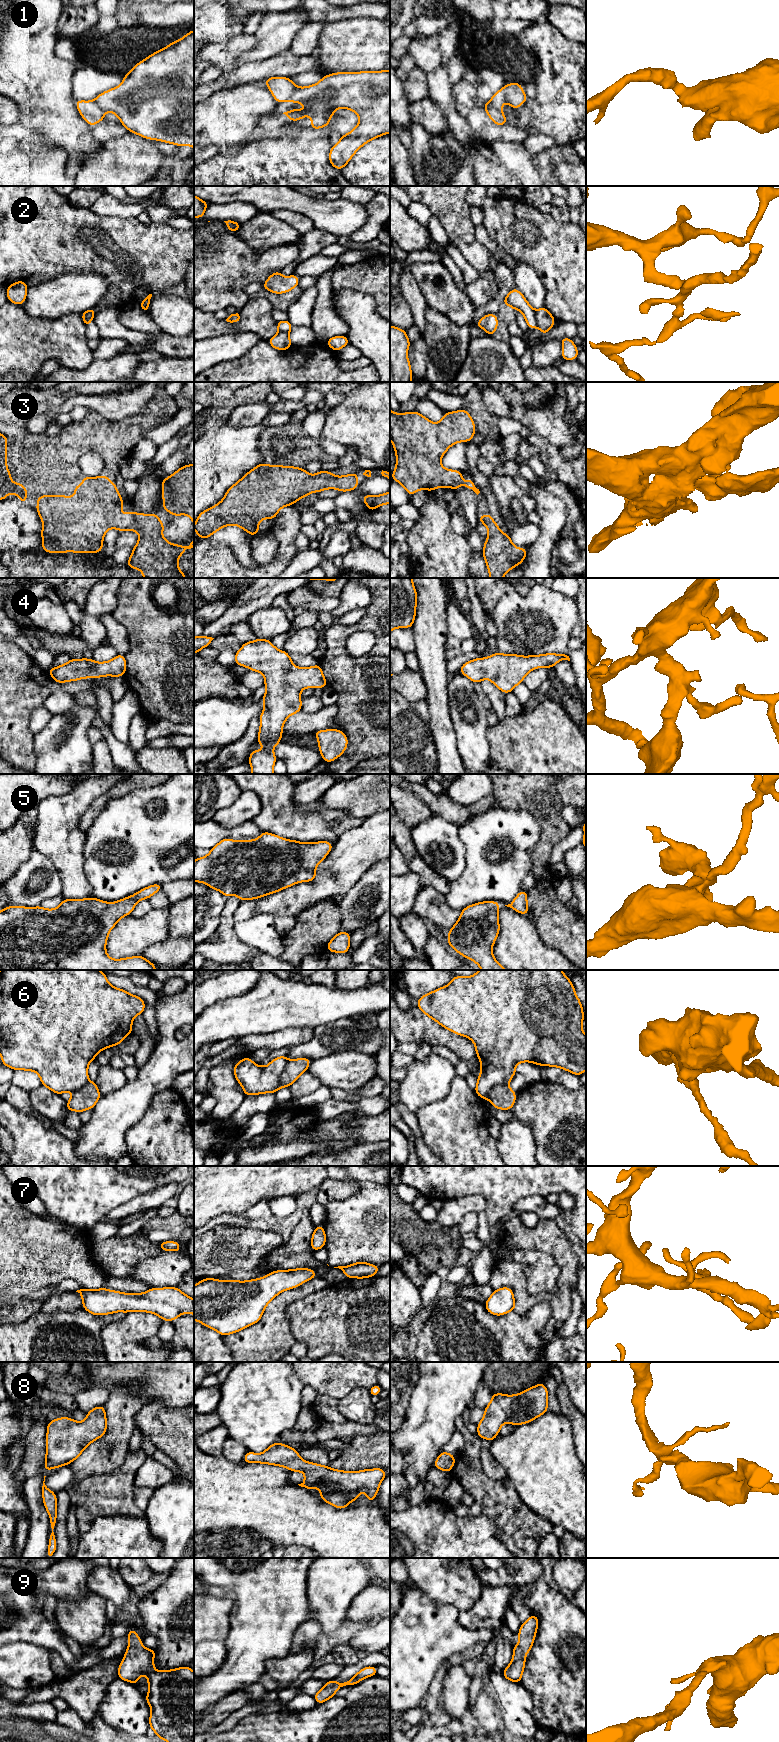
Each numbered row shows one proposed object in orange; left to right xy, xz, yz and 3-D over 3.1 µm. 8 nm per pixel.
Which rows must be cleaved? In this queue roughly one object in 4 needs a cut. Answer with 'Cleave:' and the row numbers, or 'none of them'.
Cleave: 1, 2, 6

